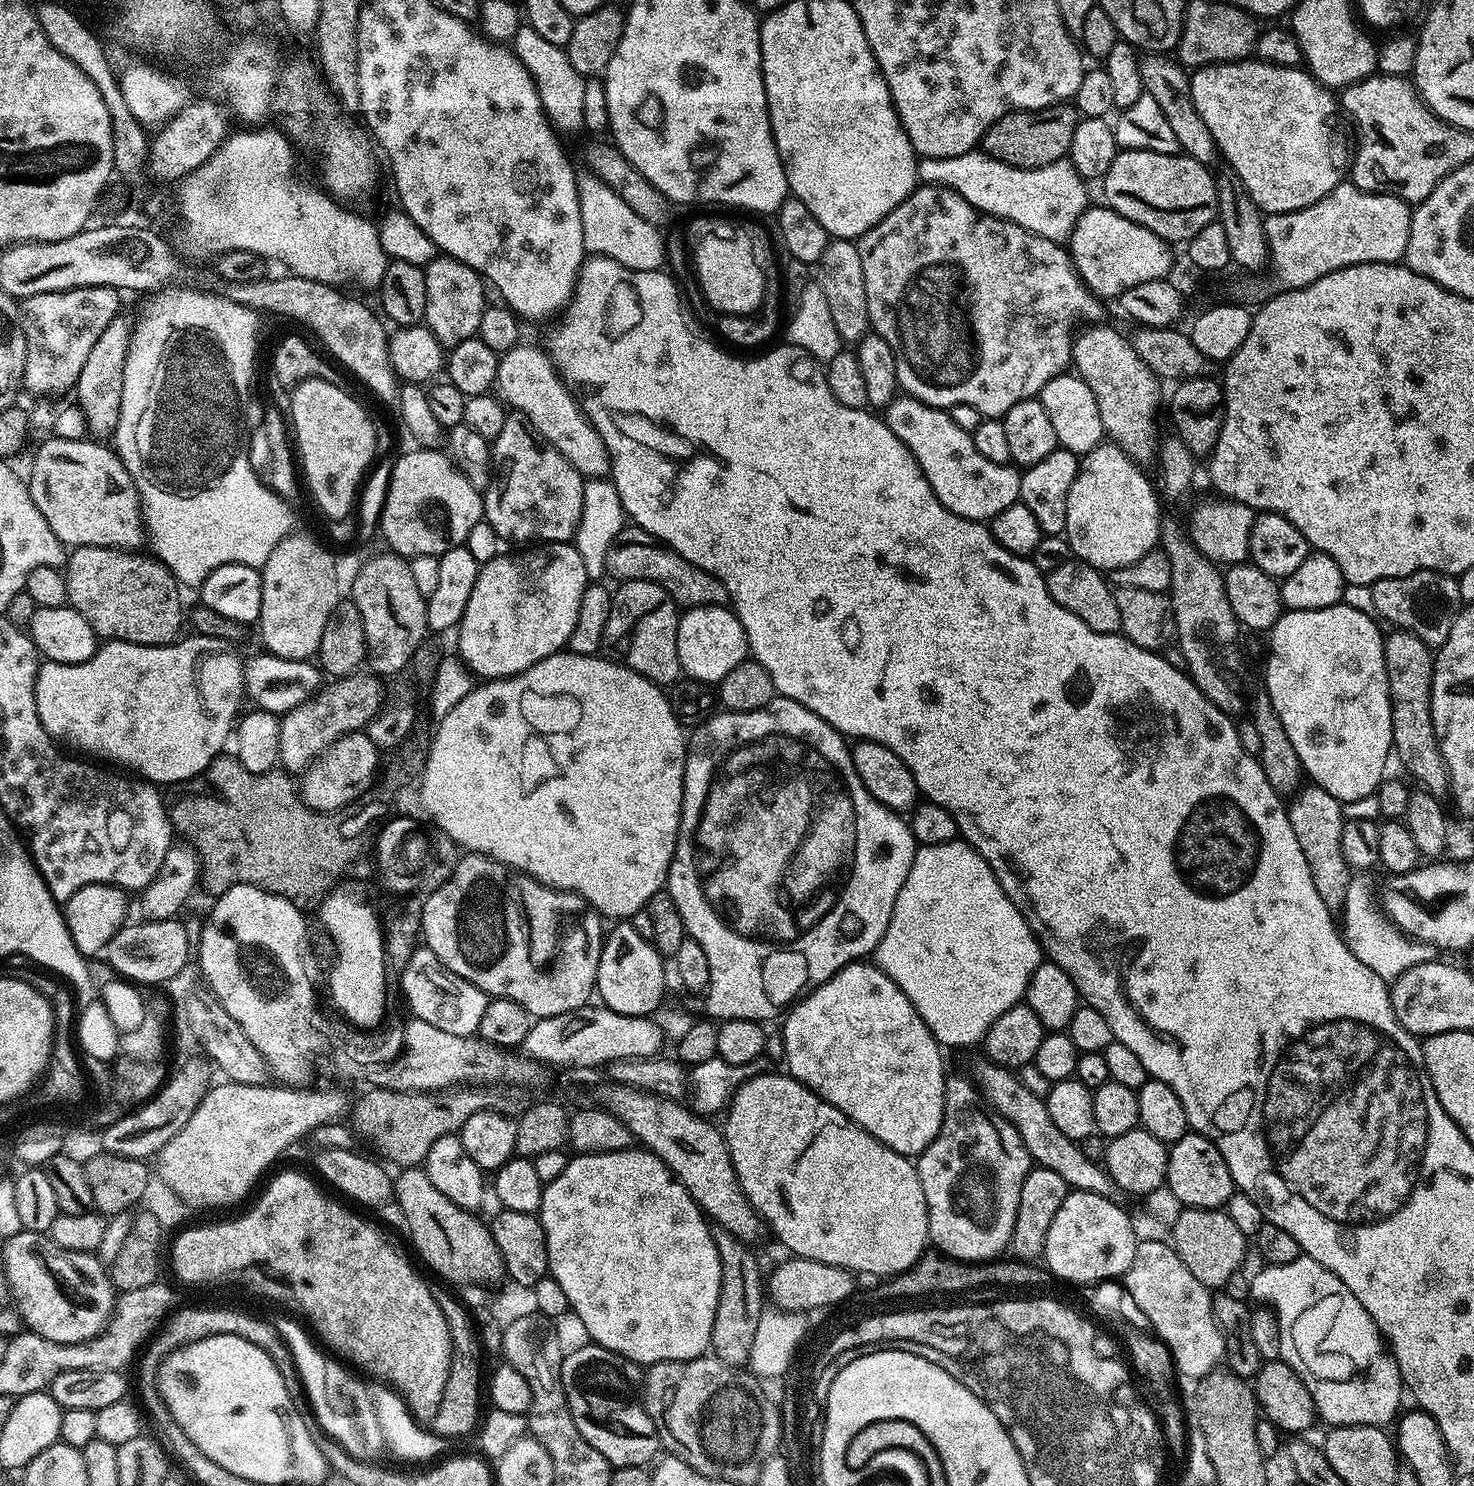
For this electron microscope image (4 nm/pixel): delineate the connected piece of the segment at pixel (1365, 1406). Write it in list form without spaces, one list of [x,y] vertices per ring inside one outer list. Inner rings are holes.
[[[1302,1254],[1294,1262],[1264,1266],[1256,1277],[1251,1277],[1250,1296],[1275,1313],[1281,1357],[1300,1375],[1302,1382],[1306,1382],[1306,1390],[1310,1390],[1310,1398],[1314,1398],[1317,1417],[1325,1420],[1325,1425],[1361,1424],[1379,1428],[1391,1425],[1397,1419],[1401,1411],[1402,1381],[1396,1360],[1386,1347],[1374,1318],[1366,1314],[1362,1302],[1346,1290],[1334,1273],[1314,1262],[1314,1258]]]

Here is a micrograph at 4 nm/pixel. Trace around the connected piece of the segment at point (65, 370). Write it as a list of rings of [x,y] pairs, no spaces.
[[[94,286],[23,297],[20,304],[26,334],[23,387],[40,394],[71,389],[78,374],[82,374],[82,365],[86,363],[94,342],[98,342],[102,335],[102,330],[110,326],[115,316],[121,315],[120,296],[117,289]]]

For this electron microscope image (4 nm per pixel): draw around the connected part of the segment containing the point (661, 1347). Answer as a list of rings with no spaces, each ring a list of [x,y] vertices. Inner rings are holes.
[[[633,1146],[620,1152],[573,1155],[562,1174],[545,1183],[538,1215],[546,1234],[550,1276],[562,1286],[570,1311],[582,1318],[583,1325],[589,1331],[591,1343],[600,1344],[606,1350],[616,1352],[641,1366],[651,1366],[667,1360],[692,1360],[695,1356],[705,1355],[709,1351],[722,1278],[718,1250],[714,1246],[712,1230],[704,1213],[700,1211],[690,1193],[673,1176],[672,1171],[653,1152]]]

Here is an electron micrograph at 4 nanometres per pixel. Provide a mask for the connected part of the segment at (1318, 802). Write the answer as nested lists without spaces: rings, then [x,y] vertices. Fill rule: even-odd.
[[[1308,784],[1301,787],[1294,795],[1295,798],[1288,804],[1288,817],[1294,829],[1294,836],[1298,838],[1302,852],[1306,855],[1306,864],[1310,867],[1310,878],[1313,879],[1318,894],[1322,897],[1328,909],[1339,911],[1345,902],[1347,887],[1353,878],[1353,871],[1342,854],[1342,826],[1346,819],[1343,805],[1327,794],[1326,790]]]

